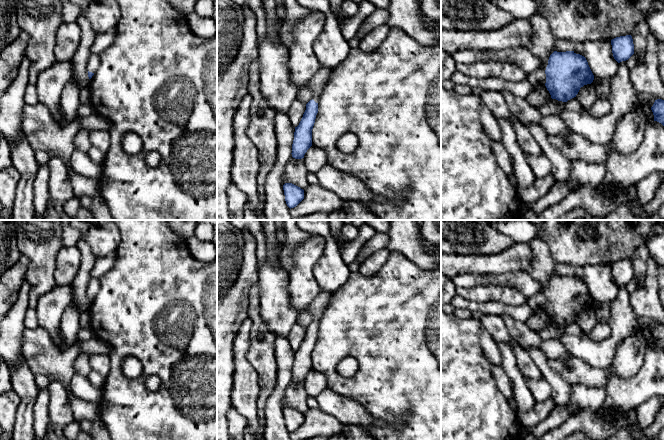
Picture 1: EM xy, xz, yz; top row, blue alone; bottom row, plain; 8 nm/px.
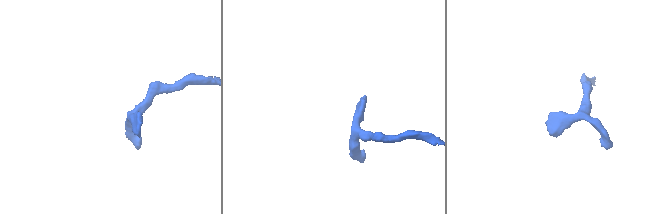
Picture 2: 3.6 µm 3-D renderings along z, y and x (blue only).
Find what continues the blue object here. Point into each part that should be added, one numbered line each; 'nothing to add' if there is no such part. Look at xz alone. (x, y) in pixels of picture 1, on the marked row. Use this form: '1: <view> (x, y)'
1: xz (318, 81)

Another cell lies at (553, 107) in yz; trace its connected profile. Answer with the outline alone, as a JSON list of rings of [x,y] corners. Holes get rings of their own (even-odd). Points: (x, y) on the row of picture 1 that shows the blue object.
[[[550,99],[546,104],[544,104],[540,109],[542,116],[549,115],[560,115],[562,111],[566,109],[566,103],[558,101],[556,99]]]

